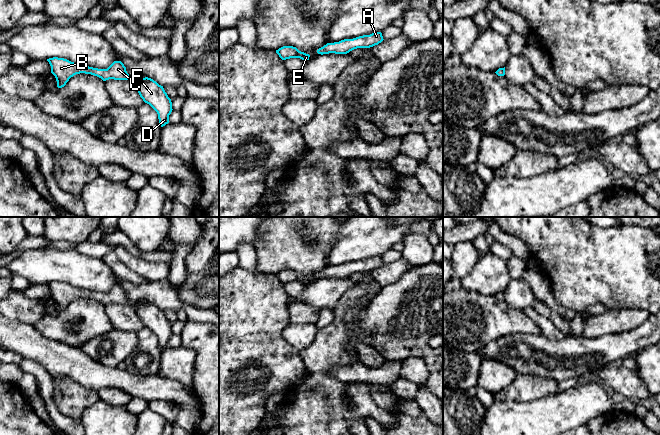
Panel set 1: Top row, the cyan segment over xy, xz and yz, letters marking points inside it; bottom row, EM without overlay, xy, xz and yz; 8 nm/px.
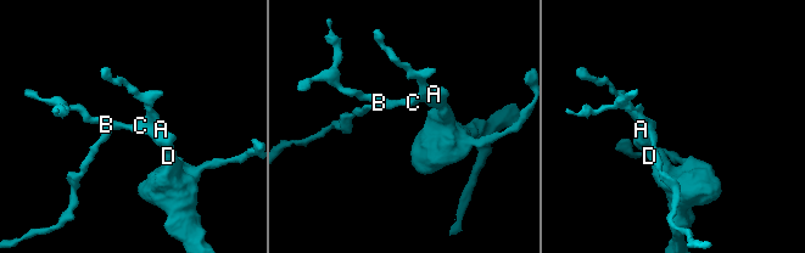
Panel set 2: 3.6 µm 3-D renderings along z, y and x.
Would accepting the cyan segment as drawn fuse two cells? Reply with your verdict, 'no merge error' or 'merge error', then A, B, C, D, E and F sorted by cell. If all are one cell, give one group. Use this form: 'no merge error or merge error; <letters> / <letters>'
no merge error; A B C D E F

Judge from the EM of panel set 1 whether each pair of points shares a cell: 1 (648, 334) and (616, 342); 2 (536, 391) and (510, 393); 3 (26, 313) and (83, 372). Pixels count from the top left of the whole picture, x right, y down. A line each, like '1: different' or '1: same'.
1: same
2: same
3: different

